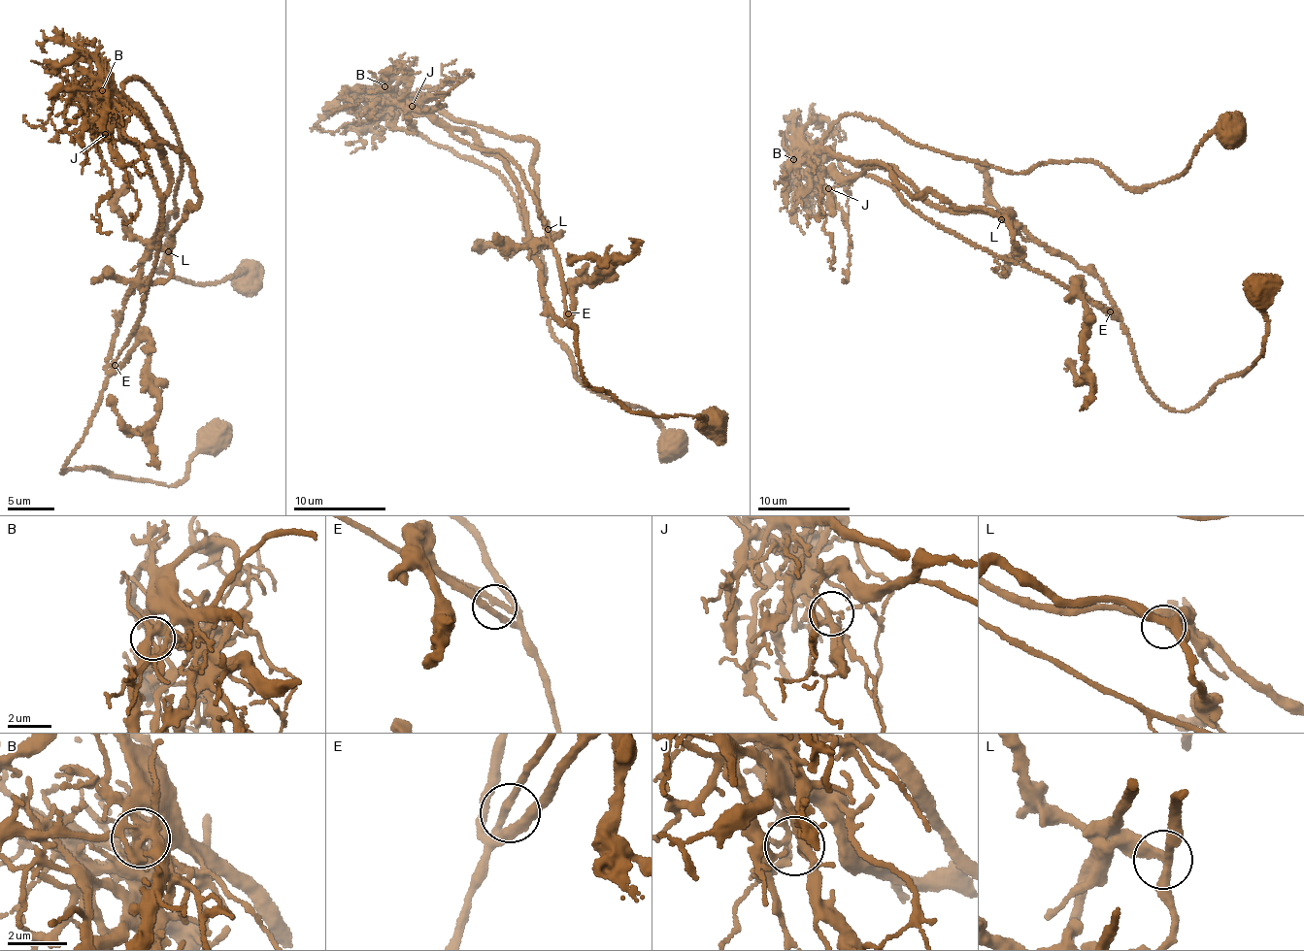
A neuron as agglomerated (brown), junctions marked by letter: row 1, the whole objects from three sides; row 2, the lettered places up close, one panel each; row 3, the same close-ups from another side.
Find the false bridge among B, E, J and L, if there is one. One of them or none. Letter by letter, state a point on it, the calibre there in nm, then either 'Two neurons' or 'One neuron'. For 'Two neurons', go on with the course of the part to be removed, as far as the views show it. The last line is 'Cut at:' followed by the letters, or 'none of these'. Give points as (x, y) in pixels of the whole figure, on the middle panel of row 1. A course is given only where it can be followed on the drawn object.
B: Place: (384, 86). Thickness 400 nm. Two neurons. Course of the part to remove: (384, 86), (430, 141), (502, 176), (541, 255), (552, 337), (573, 371), (658, 419), (661, 449), (678, 457)
E: Place: (568, 313). Thickness 240 nm. One neuron
J: Place: (412, 106). Thickness 240 nm. One neuron
L: Place: (548, 229). Thickness 280 nm. One neuron
Cut at: B

